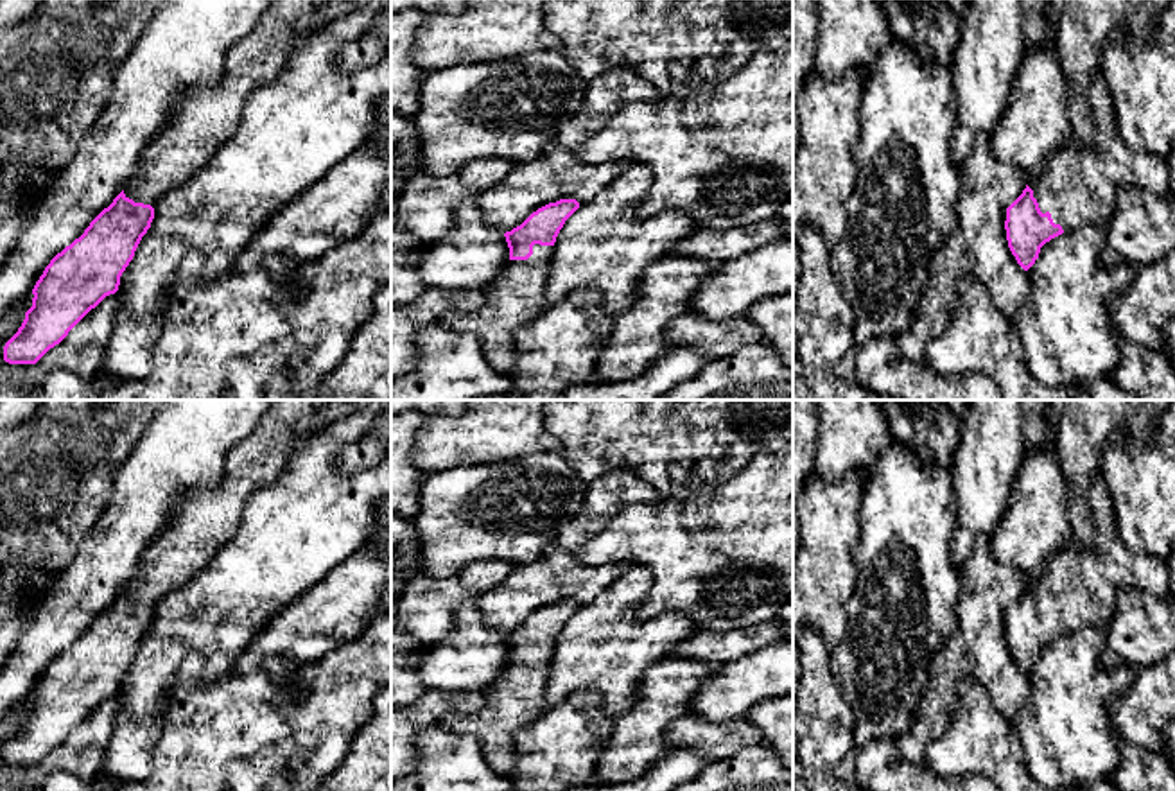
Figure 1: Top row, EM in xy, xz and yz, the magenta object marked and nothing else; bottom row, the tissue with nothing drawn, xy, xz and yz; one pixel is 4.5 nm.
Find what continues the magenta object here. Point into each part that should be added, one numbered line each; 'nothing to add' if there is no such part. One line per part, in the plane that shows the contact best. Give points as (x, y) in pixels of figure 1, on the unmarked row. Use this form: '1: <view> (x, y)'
1: yz (1079, 587)

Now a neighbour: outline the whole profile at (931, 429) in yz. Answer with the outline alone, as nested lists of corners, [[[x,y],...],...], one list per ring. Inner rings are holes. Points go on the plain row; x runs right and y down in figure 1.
[[[877,400],[892,441],[953,470],[972,400]]]

